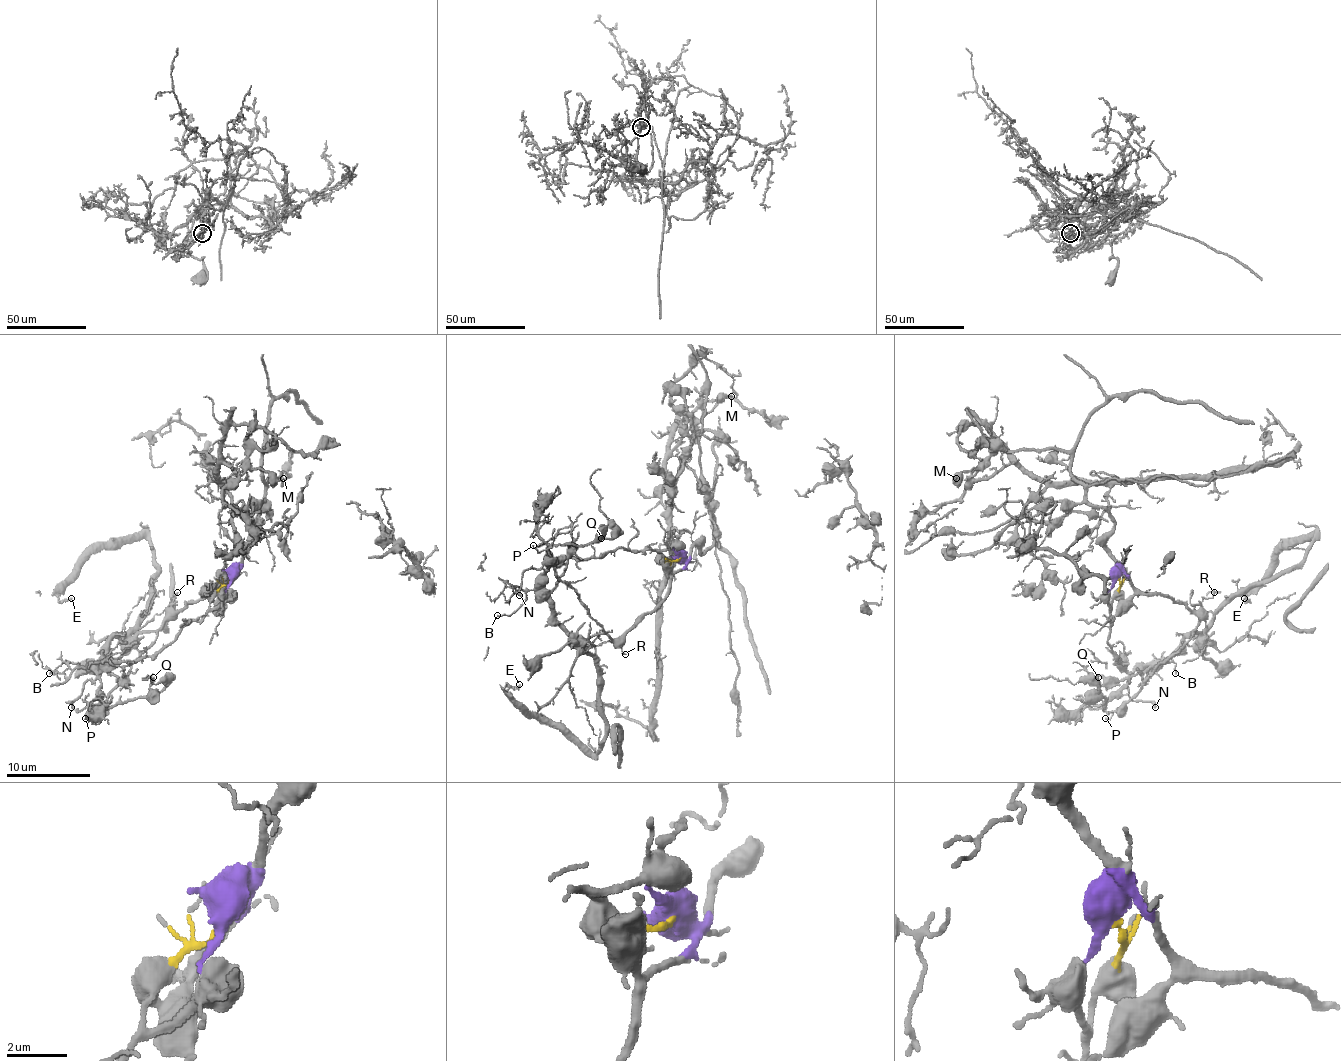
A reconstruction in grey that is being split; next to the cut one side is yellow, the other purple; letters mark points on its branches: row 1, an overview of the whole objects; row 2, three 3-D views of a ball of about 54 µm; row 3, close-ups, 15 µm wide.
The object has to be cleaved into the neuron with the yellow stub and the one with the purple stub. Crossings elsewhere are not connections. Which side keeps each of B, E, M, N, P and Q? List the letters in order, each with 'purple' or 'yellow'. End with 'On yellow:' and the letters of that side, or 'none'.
B: yellow
E: yellow
M: purple
N: yellow
P: yellow
Q: yellow
On yellow: B, E, N, P, Q

